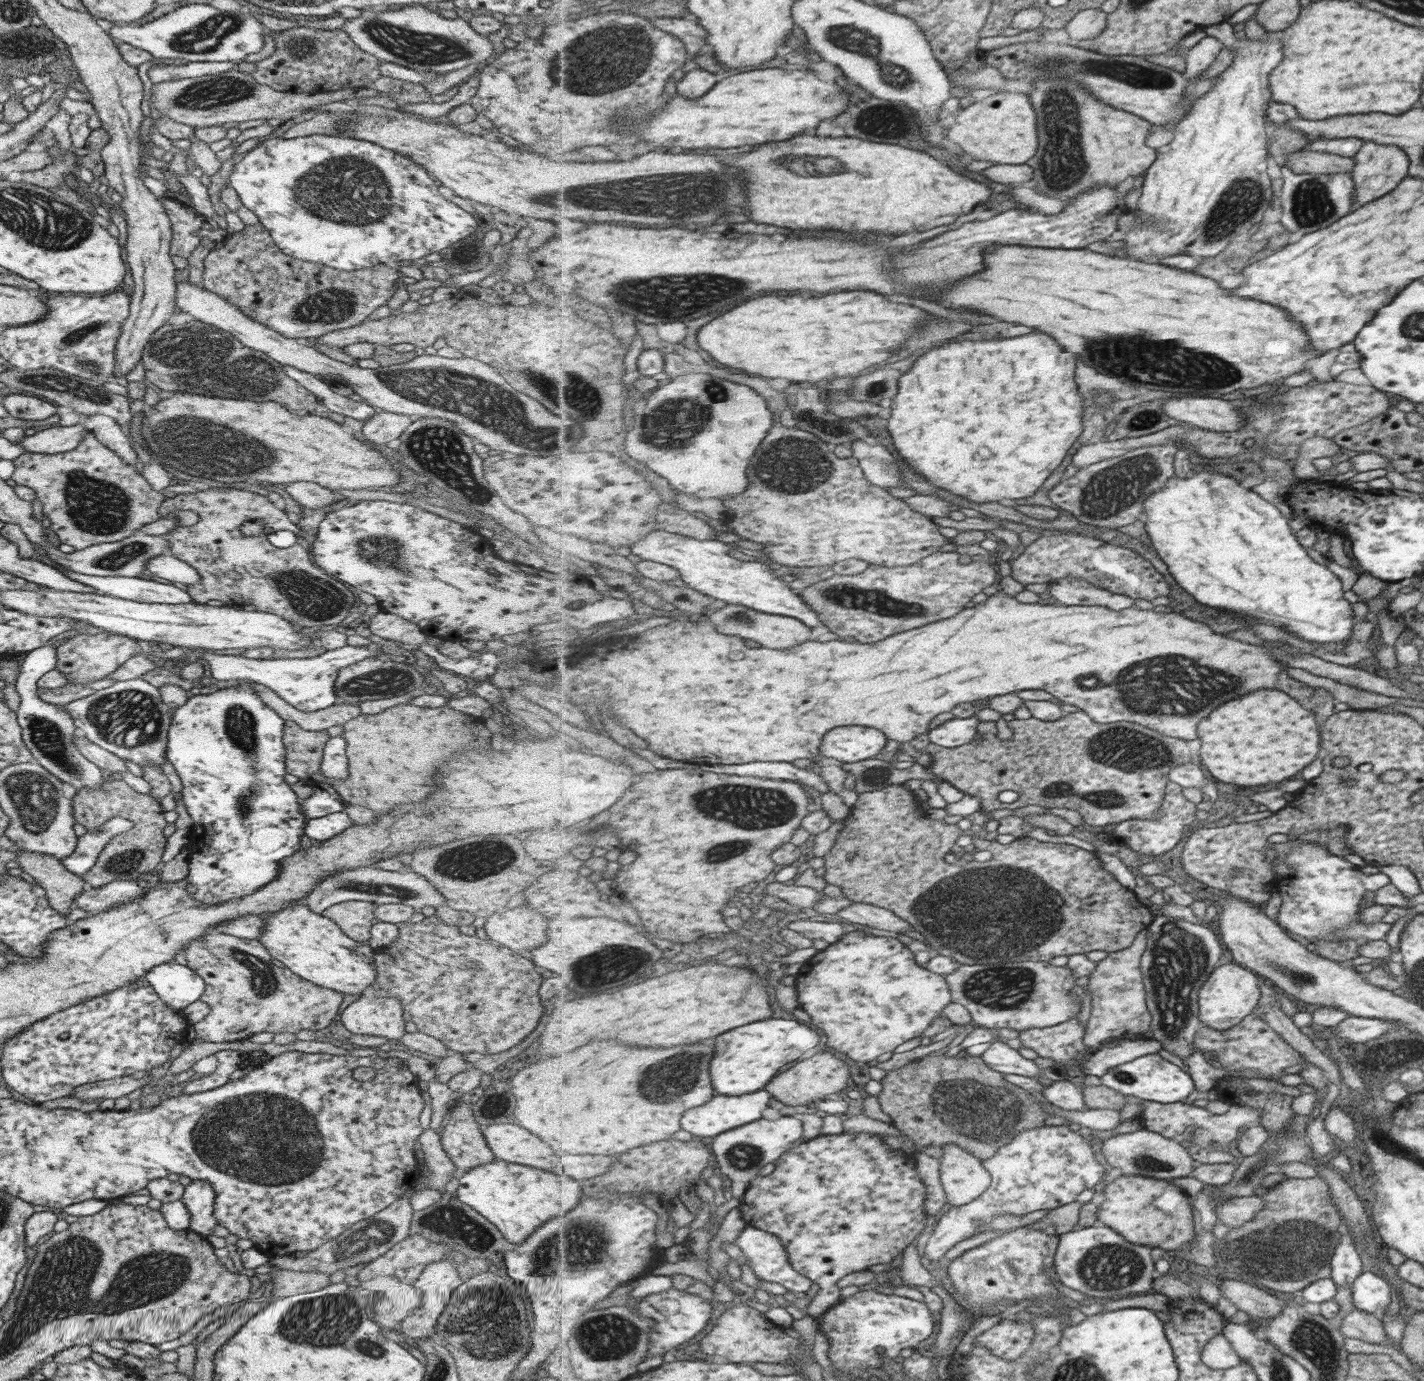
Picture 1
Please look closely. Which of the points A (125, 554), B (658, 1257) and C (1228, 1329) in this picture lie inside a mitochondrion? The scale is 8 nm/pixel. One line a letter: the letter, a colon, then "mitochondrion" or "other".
A: mitochondrion
B: other
C: other

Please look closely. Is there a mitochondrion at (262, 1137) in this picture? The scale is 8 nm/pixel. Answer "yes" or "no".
yes

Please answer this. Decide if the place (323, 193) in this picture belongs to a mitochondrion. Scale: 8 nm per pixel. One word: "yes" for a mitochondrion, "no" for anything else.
yes

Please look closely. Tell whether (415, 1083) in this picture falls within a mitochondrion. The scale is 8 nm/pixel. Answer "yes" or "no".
no

